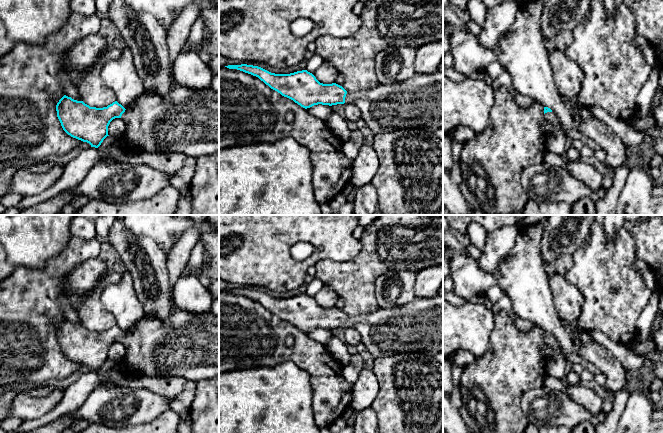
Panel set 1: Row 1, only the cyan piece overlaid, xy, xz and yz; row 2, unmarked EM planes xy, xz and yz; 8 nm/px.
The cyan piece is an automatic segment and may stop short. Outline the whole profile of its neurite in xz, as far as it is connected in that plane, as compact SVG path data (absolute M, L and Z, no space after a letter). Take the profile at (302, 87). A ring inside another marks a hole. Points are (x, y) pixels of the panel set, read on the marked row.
M247 64L225 67L258 77L271 89L305 109L318 104L353 103L362 114L361 124L366 125L374 135L405 128L435 132L443 127L443 71L415 73L410 79L399 83L347 92L336 83L320 83L307 70L275 74Z

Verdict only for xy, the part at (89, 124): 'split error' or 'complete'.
split error

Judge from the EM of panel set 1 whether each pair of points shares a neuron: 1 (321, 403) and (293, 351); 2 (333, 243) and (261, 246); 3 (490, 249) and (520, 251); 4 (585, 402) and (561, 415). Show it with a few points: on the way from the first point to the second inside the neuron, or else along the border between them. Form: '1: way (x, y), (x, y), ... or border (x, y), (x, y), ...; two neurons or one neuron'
1: way (321, 389), (321, 376), (307, 362); one neuron
2: way (315, 235), (279, 235); one neuron
3: border (519, 228), (515, 242), (505, 256); two neurons
4: border (565, 393), (592, 413), (597, 413), (601, 410); two neurons

